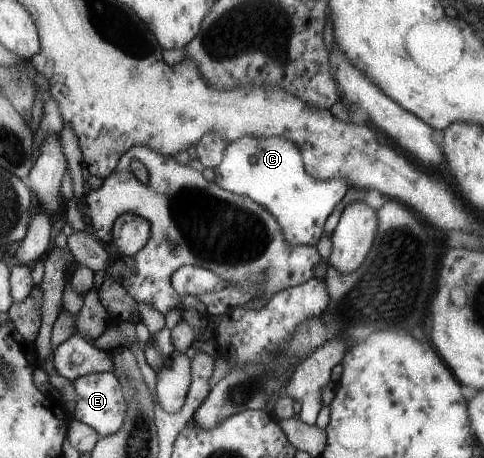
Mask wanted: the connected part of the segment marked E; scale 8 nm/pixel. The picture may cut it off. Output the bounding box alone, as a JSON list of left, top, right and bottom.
[71,372,125,435]

